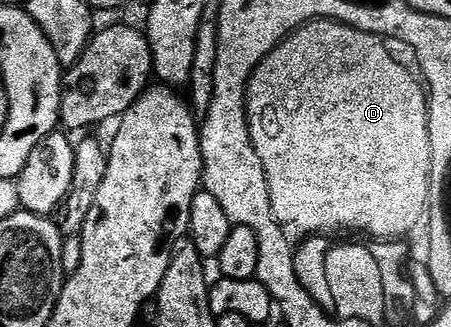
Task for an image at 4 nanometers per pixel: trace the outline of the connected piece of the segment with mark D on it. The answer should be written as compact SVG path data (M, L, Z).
M316 19L298 28L296 32L286 36L285 39L261 61L259 67L253 72L253 77L249 80L249 91L245 98L245 113L249 119L250 132L252 138L257 140L257 152L261 152L261 160L265 160L265 172L269 172L269 186L273 188L273 210L277 211L277 216L281 216L281 220L285 220L287 230L291 230L294 236L298 236L300 233L318 236L322 234L322 229L331 230L332 228L339 227L355 227L356 229L365 228L365 237L373 237L382 242L388 242L388 240L400 241L405 237L405 228L413 228L413 220L417 220L417 216L421 216L421 204L425 204L425 180L429 180L429 155L433 153L429 148L431 138L425 137L425 128L429 124L427 92L418 80L418 77L416 75L413 77L403 65L399 64L384 44L386 43L382 40L382 37L372 36L369 32L360 32L357 28L352 28L351 25Z

